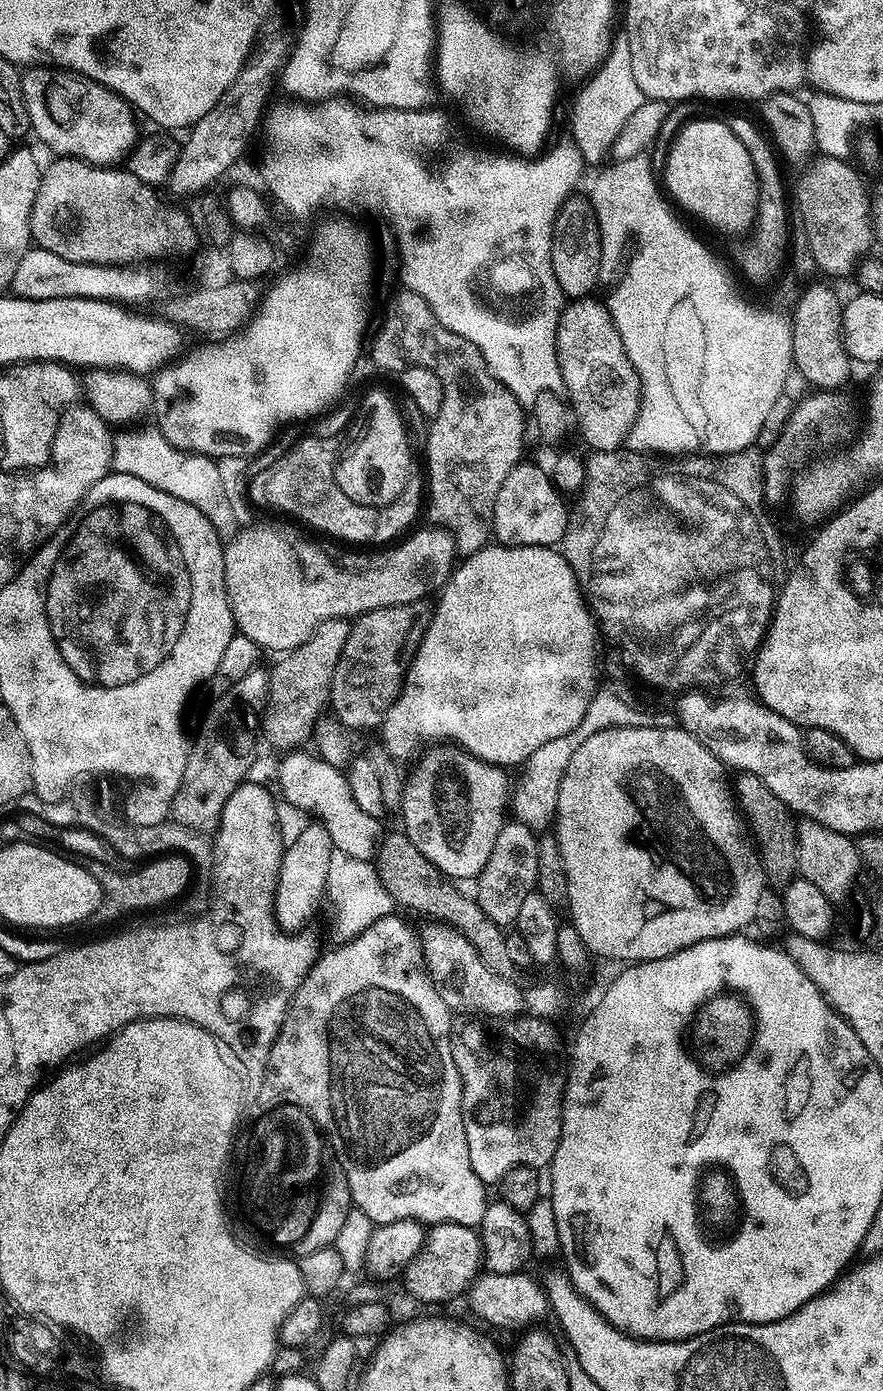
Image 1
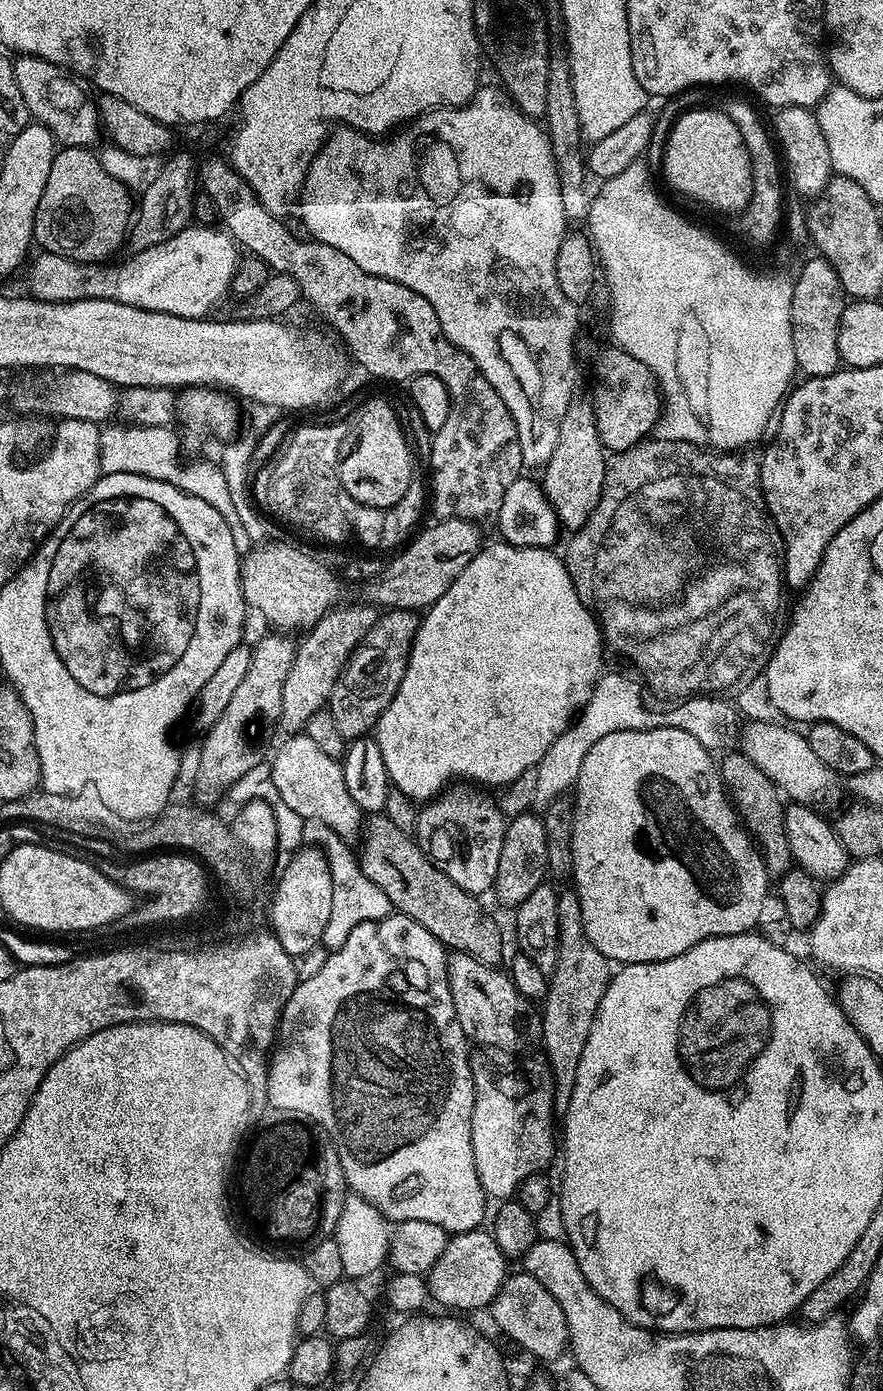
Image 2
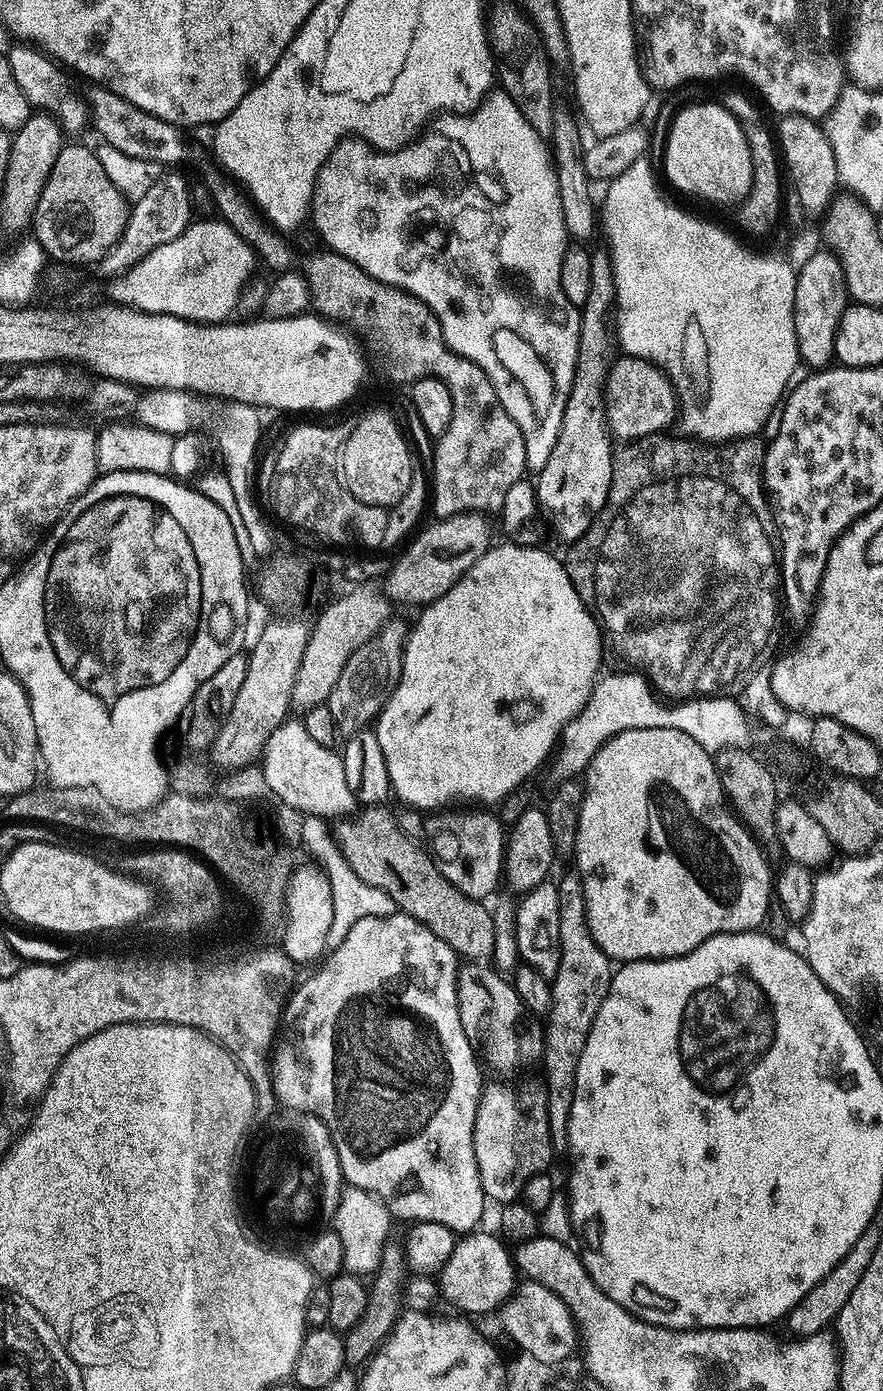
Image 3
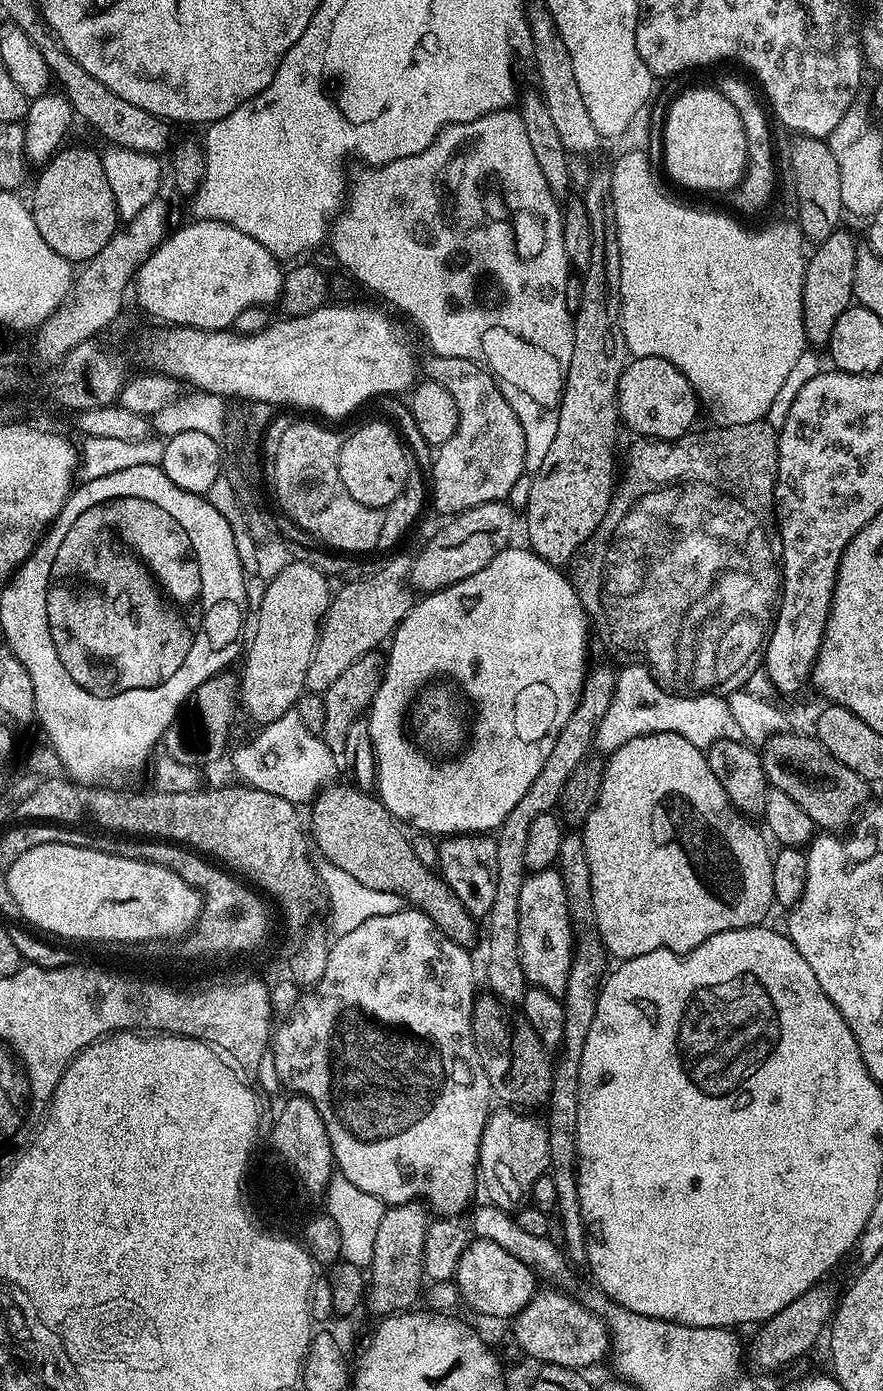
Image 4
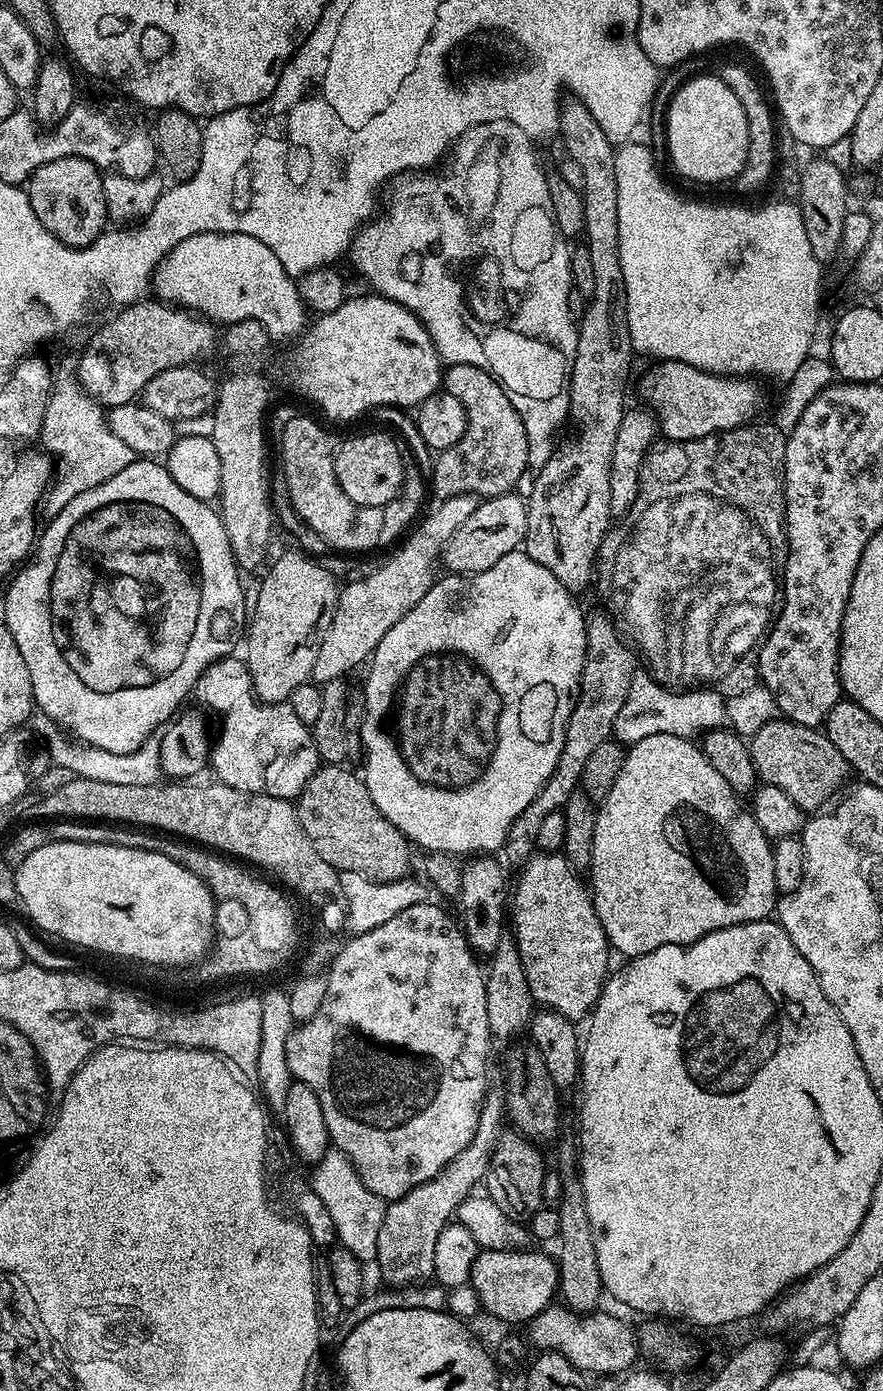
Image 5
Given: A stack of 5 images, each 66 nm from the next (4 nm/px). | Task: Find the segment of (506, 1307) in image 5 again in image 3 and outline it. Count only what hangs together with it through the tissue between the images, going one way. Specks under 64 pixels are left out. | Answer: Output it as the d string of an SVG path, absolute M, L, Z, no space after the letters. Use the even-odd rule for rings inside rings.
M473 1230L461 1235L454 1246L454 1254L450 1256L450 1262L440 1272L438 1283L443 1299L449 1300L456 1308L464 1312L492 1312L504 1307L504 1303L511 1298L512 1293L518 1287L518 1269L514 1263L514 1256L511 1251L504 1249L504 1244L496 1236L491 1236L485 1230Z

